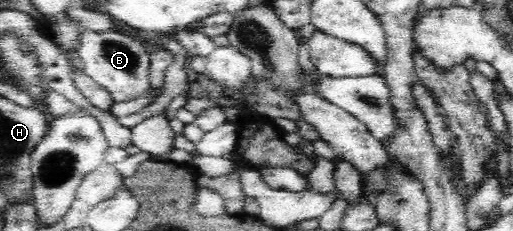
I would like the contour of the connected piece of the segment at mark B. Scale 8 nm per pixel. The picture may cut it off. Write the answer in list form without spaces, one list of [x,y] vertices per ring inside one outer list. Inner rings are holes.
[[[80,30],[77,53],[85,63],[84,73],[113,94],[116,102],[140,96],[149,87],[151,61],[143,48],[111,31]]]

